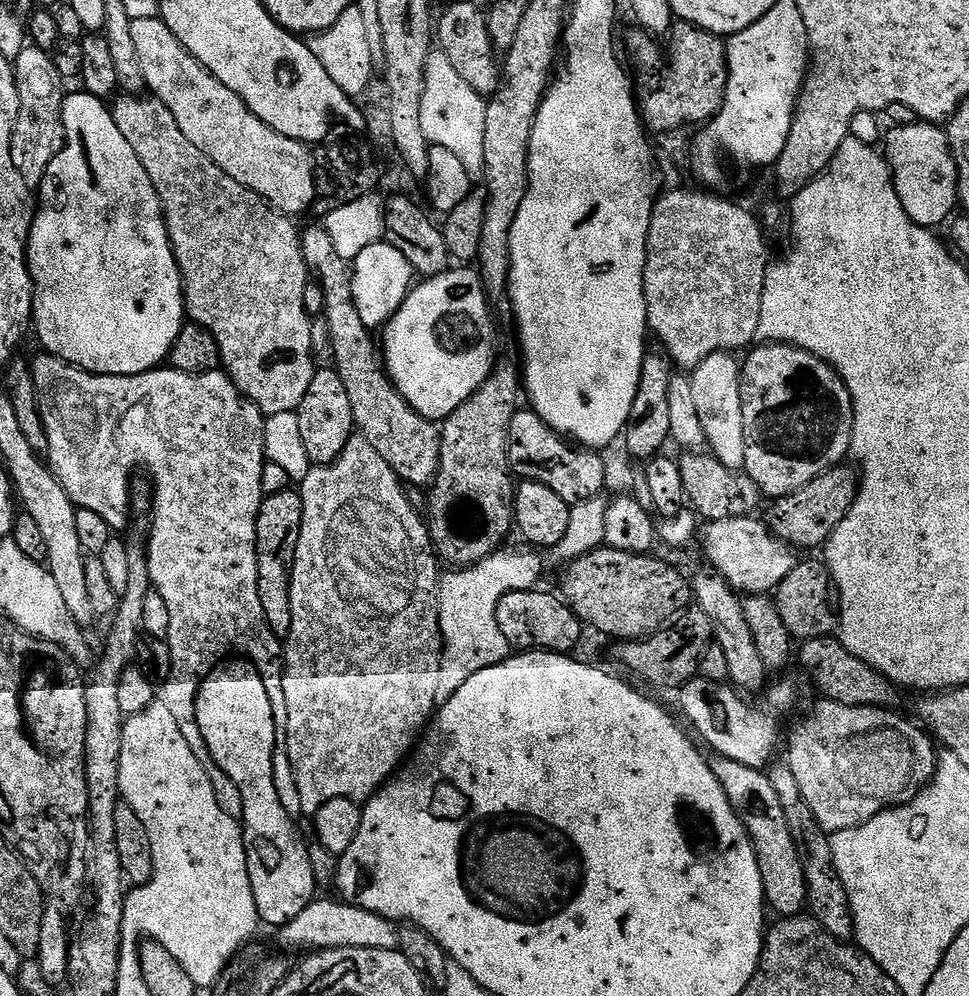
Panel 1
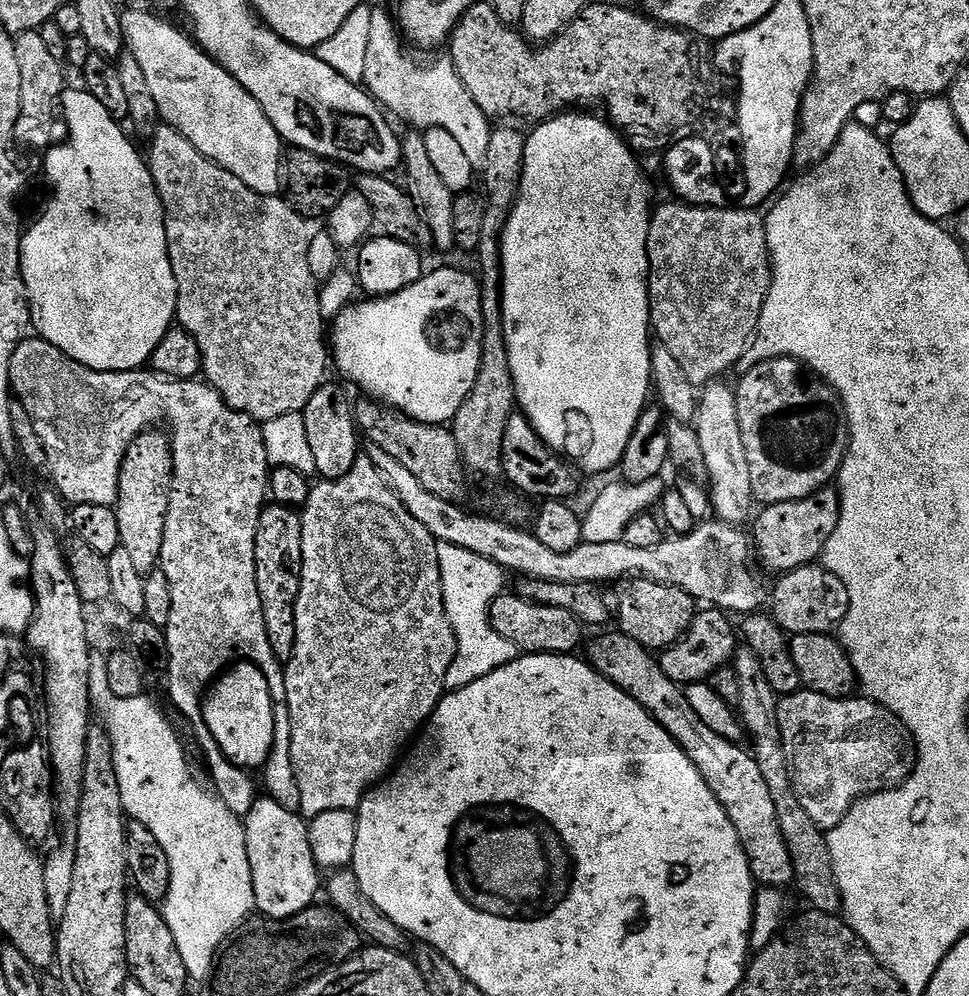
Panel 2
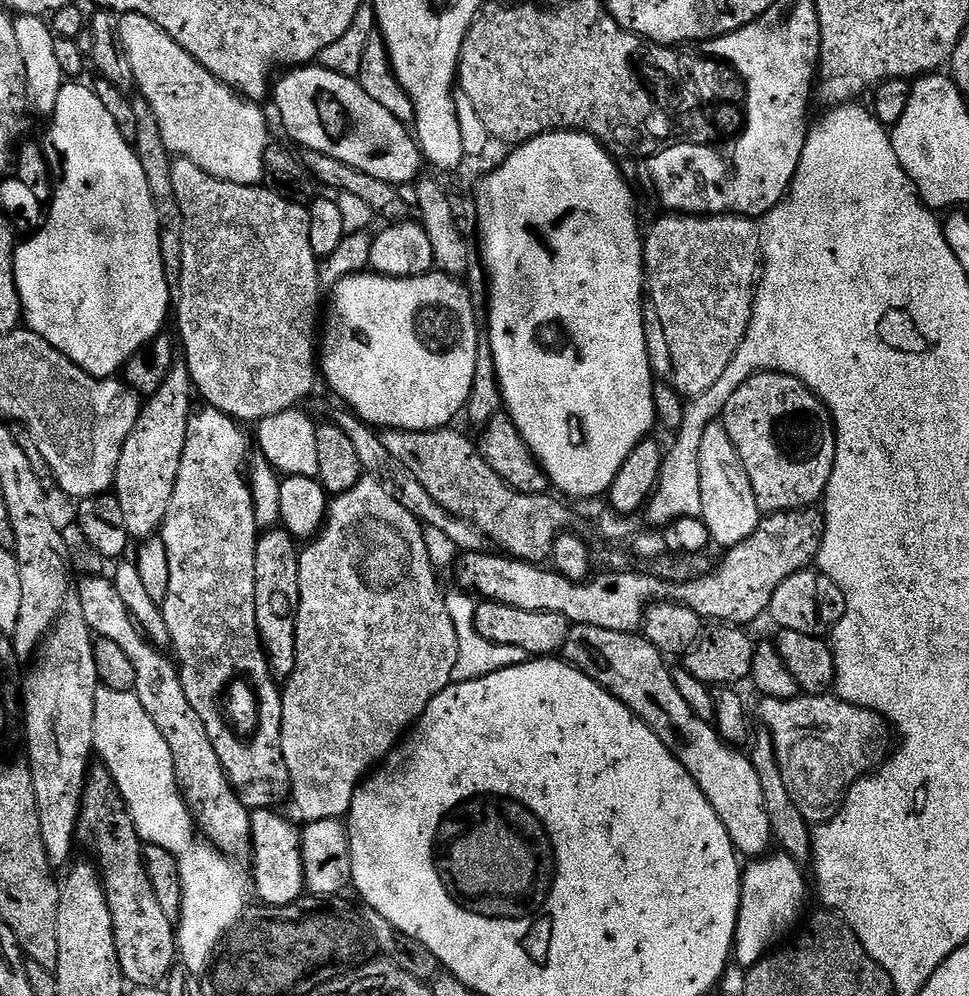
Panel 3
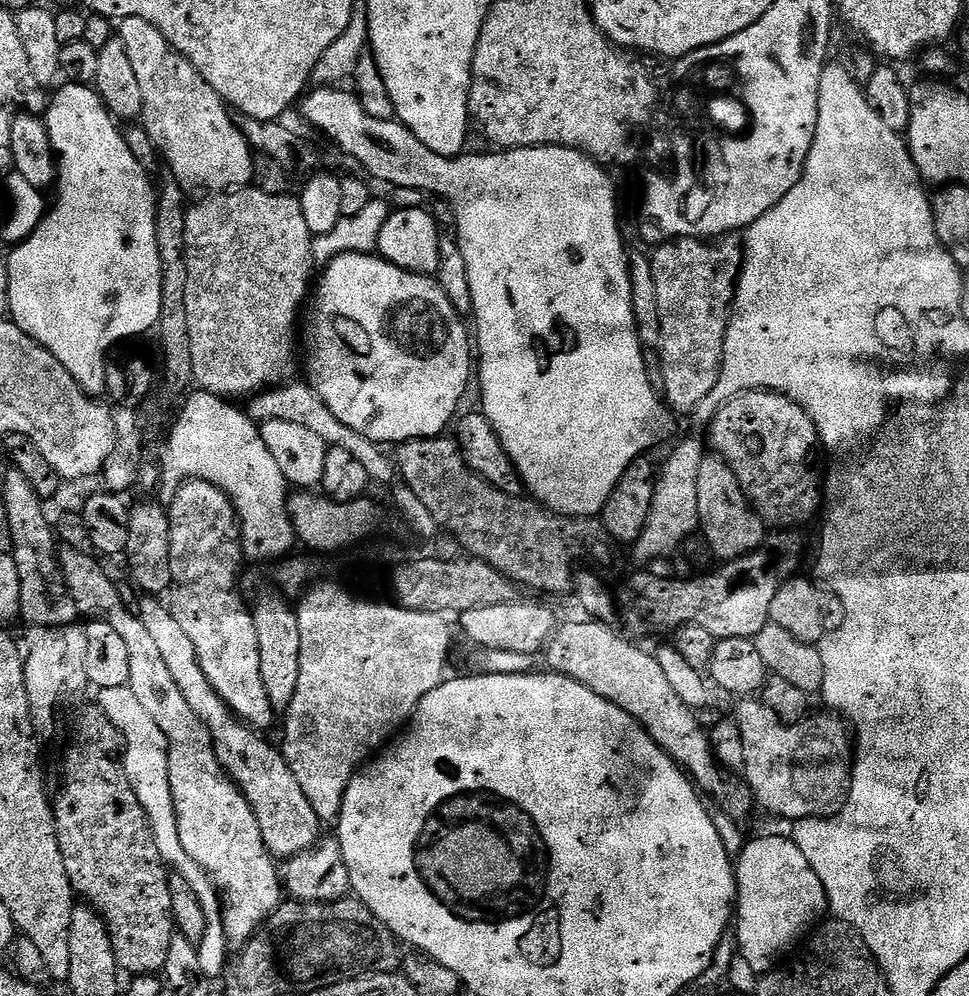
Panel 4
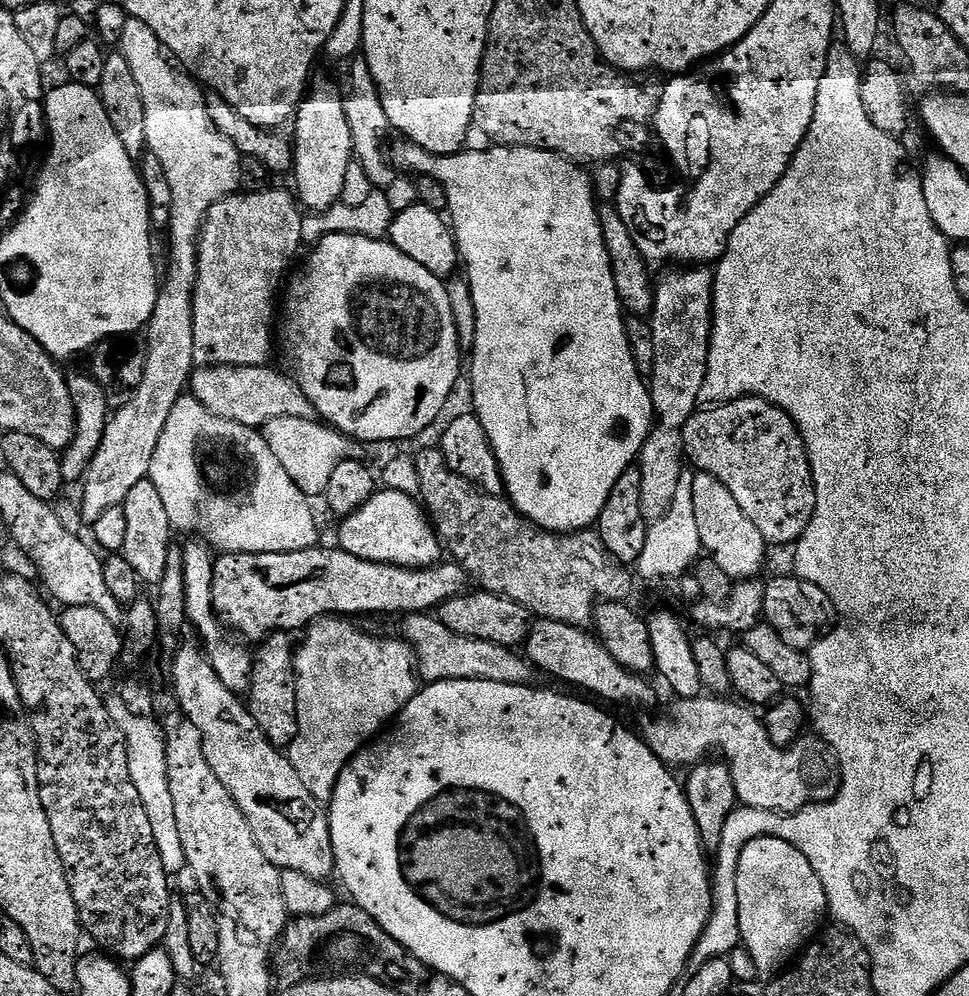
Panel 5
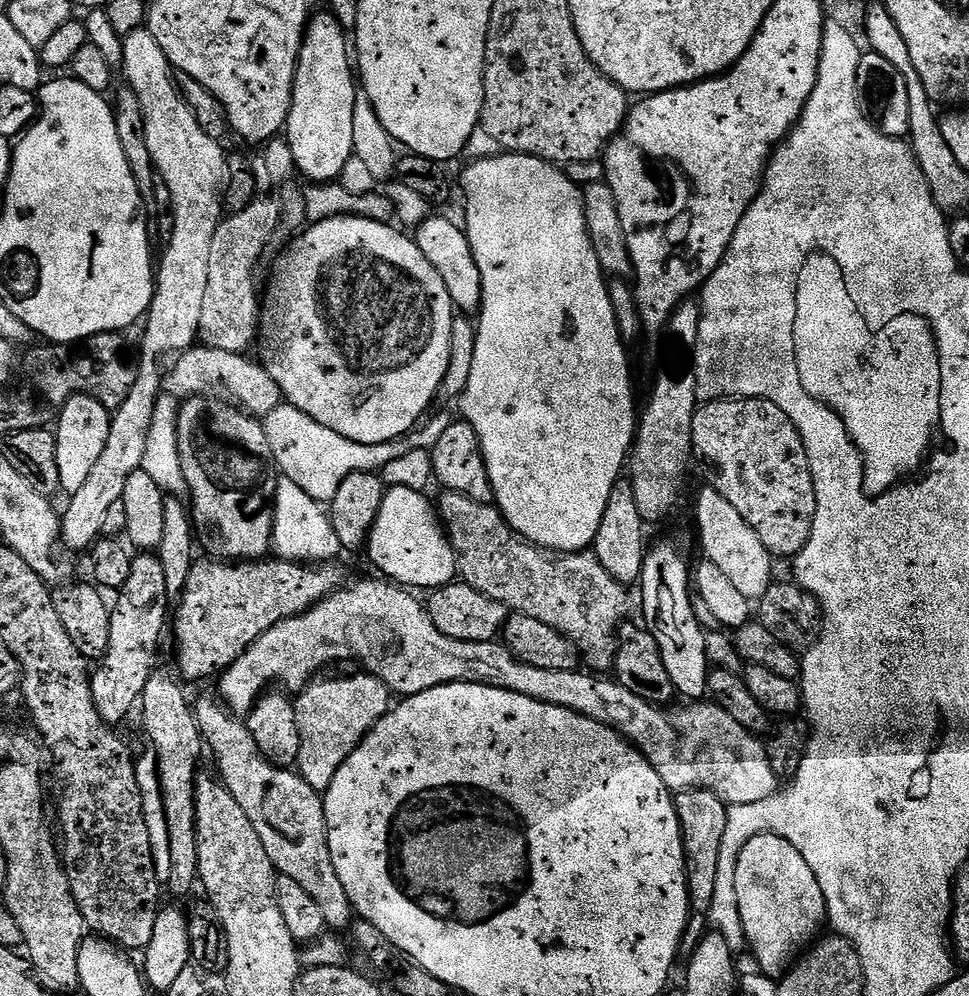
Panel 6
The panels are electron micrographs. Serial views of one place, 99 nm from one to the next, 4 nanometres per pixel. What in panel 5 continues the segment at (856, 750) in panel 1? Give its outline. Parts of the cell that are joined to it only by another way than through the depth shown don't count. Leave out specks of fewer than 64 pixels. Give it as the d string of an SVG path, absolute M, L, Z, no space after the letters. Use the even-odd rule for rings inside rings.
M701 694L689 700L677 699L675 703L668 716L652 716L645 722L642 738L646 746L669 766L691 766L715 756L722 758L732 771L736 798L743 807L791 814L809 804L827 804L840 792L840 760L832 753L832 747L815 735L805 735L788 748L779 748L770 740L763 719L756 717L751 707L735 699Z

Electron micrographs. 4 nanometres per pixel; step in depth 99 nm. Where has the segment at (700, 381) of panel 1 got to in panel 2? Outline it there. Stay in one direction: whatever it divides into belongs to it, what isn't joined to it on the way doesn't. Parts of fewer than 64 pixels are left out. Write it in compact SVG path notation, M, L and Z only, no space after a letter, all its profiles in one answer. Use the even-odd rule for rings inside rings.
M724 382L703 385L696 405L694 429L702 448L703 471L708 474L708 480L712 483L710 499L715 519L740 526L743 525L744 519L745 521L749 519L754 508L750 486L750 466L746 462L746 446L742 446L742 432L738 430L735 391L720 383Z

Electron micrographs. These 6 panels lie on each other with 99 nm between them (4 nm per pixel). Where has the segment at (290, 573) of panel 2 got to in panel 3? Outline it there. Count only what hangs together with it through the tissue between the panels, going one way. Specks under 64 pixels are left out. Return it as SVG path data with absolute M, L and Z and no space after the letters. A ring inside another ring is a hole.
M283 526L267 529L257 539L254 558L254 606L256 629L272 671L278 682L294 674L296 657L296 611L300 601L300 552L298 541Z

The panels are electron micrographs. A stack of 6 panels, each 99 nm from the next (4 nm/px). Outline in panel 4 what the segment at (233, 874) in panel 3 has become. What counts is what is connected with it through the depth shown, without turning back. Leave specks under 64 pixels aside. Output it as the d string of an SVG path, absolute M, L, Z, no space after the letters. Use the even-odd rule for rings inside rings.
M114 686L114 690L99 689L98 707L116 731L122 741L122 763L124 773L134 786L134 794L138 794L138 802L142 802L142 810L146 810L146 818L150 822L150 830L154 834L154 842L158 846L158 854L169 865L173 873L184 876L190 882L190 888L198 894L202 902L203 913L206 914L207 928L203 940L198 946L199 962L202 972L209 980L219 979L225 968L229 954L226 950L228 941L225 938L223 909L212 878L202 870L186 849L182 847L182 838L178 838L178 818L174 810L174 798L170 794L170 770L168 769L168 743L166 734L154 726L154 718L146 714L146 709L134 698L128 687Z

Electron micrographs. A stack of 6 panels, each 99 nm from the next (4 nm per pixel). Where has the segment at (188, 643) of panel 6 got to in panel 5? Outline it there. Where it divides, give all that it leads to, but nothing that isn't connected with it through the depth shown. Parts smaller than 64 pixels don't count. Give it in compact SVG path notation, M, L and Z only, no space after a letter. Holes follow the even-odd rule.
M317 546L293 552L267 552L246 554L225 552L216 556L214 566L214 610L220 623L245 641L259 642L273 632L299 633L315 620L333 614L341 618L360 616L396 616L401 614L428 614L439 609L450 598L469 591L470 577L466 569L455 562L441 562L430 568L399 568L393 564L370 562L366 558L354 558L338 546Z

